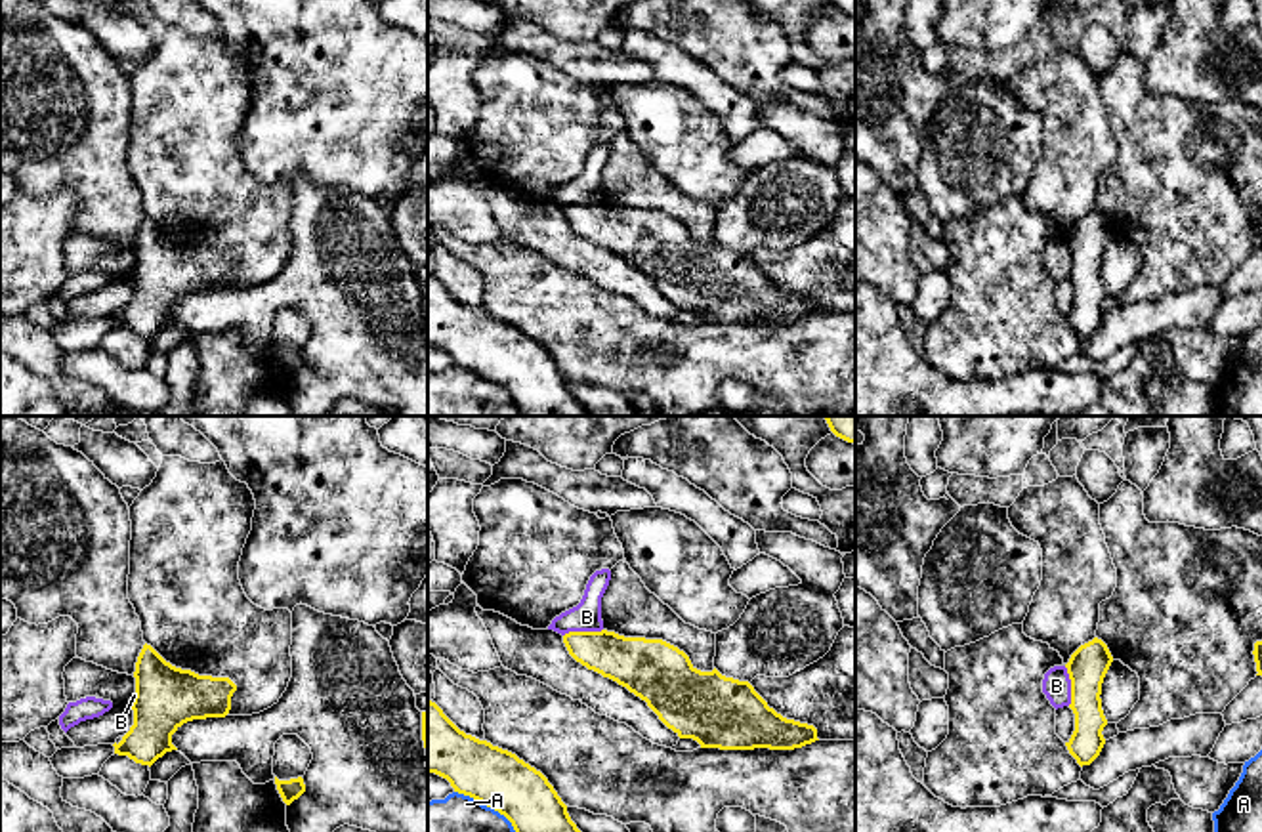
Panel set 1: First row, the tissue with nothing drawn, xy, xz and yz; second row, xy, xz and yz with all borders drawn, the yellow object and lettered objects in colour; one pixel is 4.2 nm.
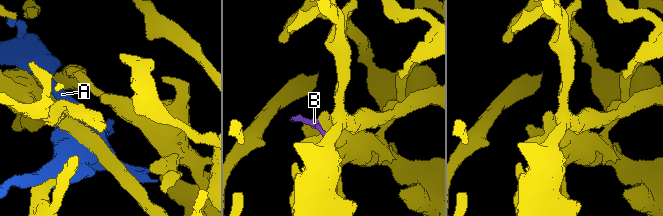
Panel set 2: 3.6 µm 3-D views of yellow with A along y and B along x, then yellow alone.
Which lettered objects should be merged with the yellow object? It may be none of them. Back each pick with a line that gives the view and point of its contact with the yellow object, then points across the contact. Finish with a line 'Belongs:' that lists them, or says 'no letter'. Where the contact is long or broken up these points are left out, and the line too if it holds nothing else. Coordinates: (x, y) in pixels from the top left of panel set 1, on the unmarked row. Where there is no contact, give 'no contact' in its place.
Belongs: no letter

